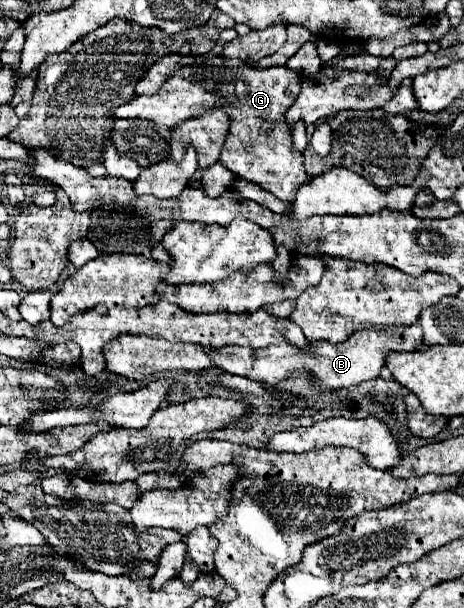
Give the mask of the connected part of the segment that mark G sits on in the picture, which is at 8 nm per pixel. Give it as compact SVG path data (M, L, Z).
M211 57L211 63L181 67L181 71L175 71L175 75L163 83L159 93L131 99L127 105L115 109L115 117L137 117L175 127L183 119L203 115L213 107L223 107L233 123L233 135L229 135L229 169L237 177L271 191L277 199L293 201L299 185L309 179L301 153L291 147L291 127L283 117L299 95L299 83L301 75L287 67L253 69L247 63L239 63L239 59Z

